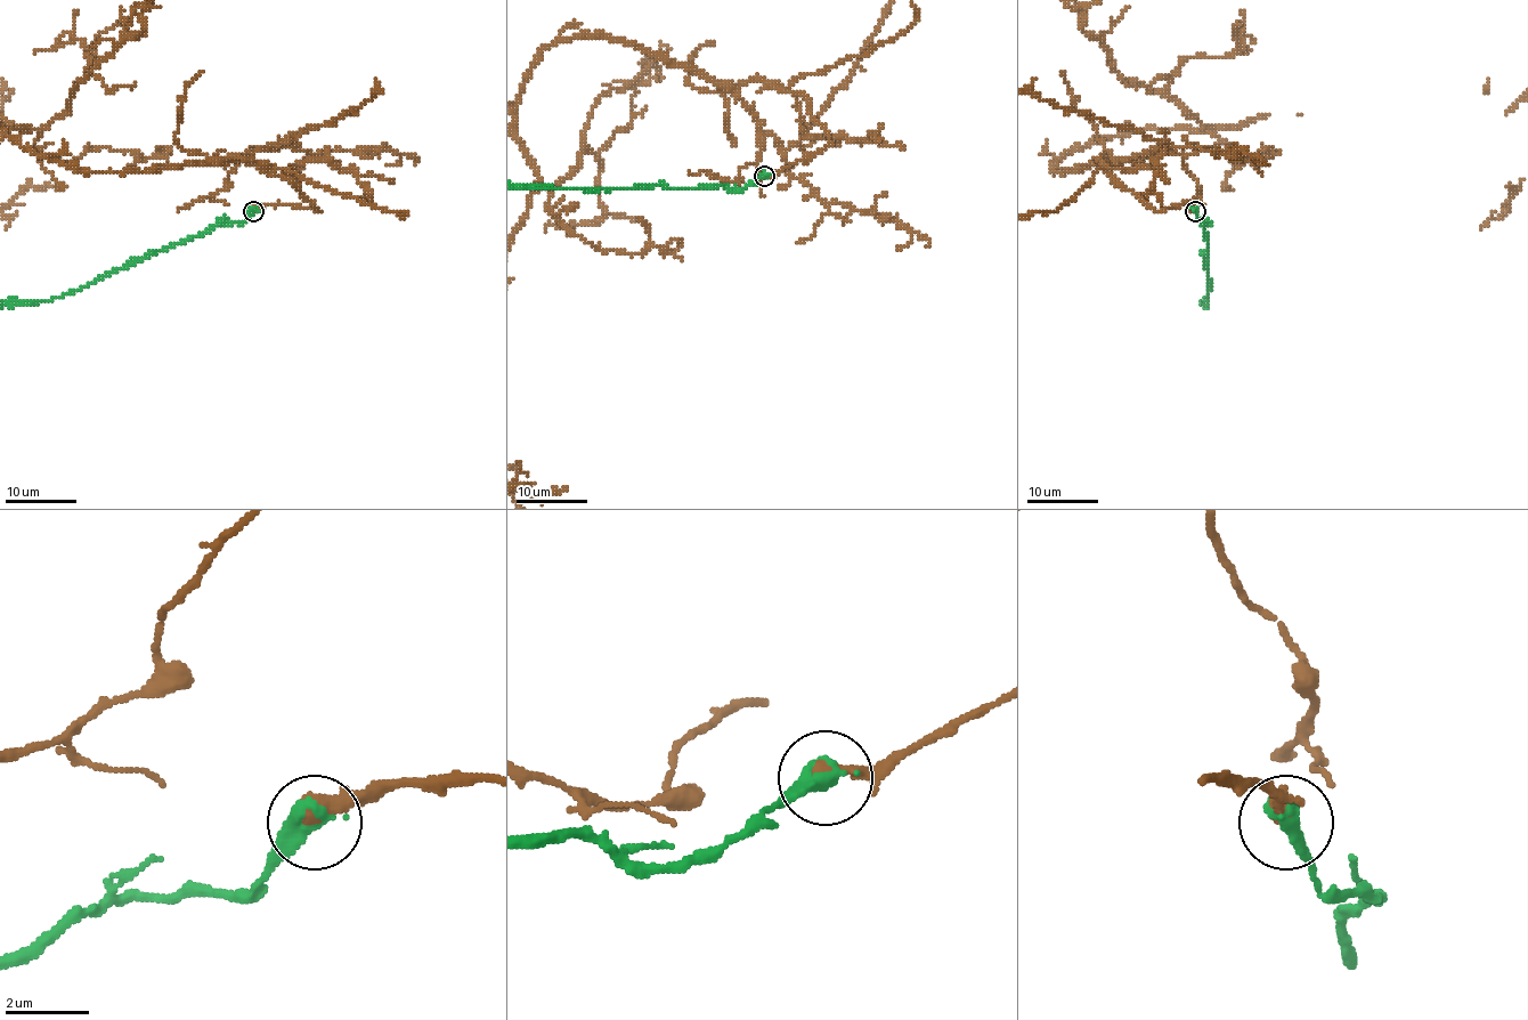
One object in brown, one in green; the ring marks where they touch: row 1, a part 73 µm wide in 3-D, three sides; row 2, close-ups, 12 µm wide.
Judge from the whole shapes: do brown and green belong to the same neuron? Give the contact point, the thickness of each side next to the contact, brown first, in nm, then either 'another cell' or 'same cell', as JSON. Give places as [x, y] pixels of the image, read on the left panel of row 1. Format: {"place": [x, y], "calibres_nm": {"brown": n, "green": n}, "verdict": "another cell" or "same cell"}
{"place": [253, 211], "calibres_nm": {"brown": 500, "green": 440}, "verdict": "same cell"}

